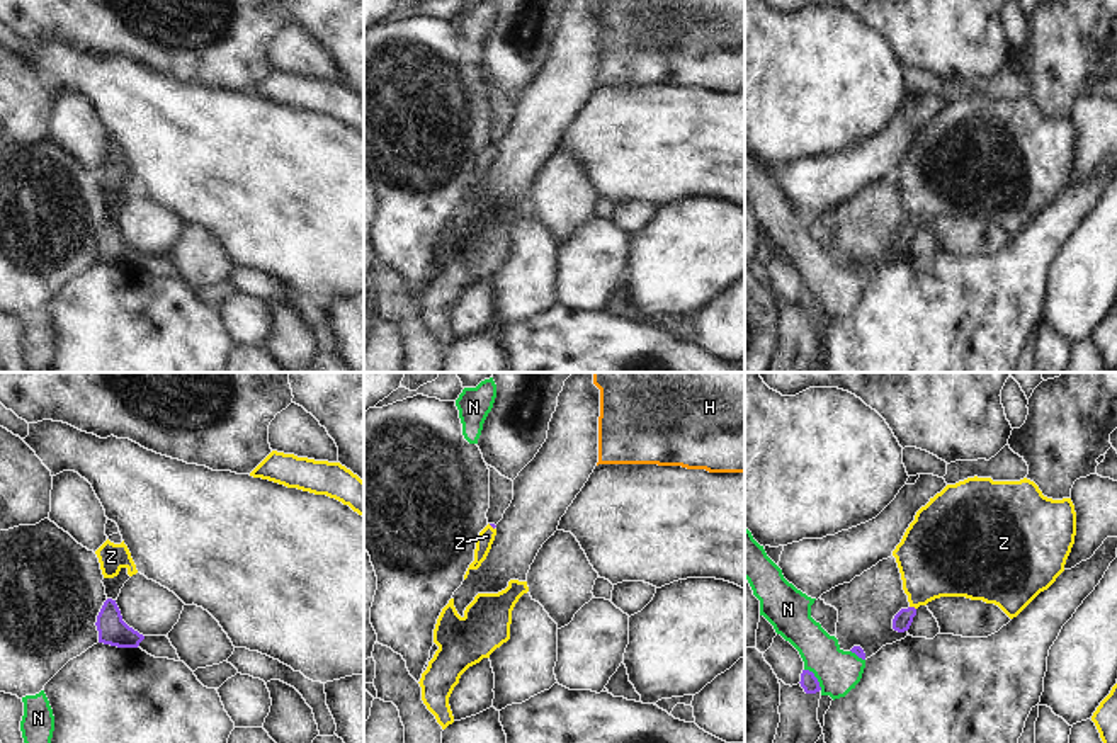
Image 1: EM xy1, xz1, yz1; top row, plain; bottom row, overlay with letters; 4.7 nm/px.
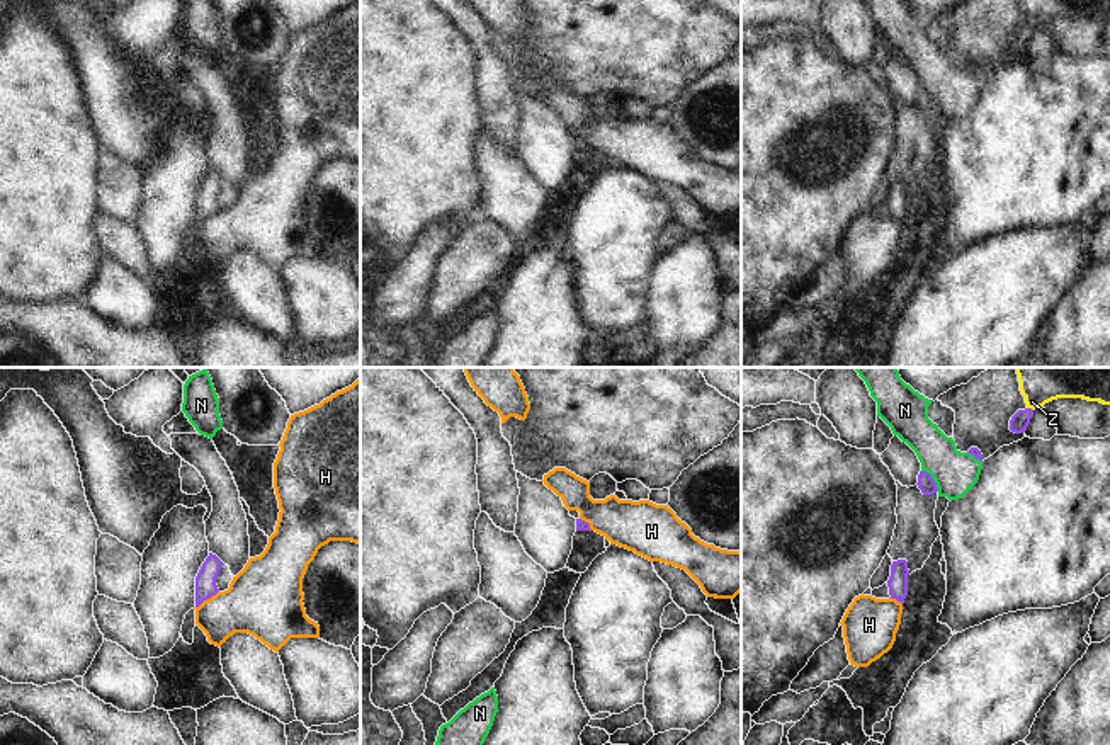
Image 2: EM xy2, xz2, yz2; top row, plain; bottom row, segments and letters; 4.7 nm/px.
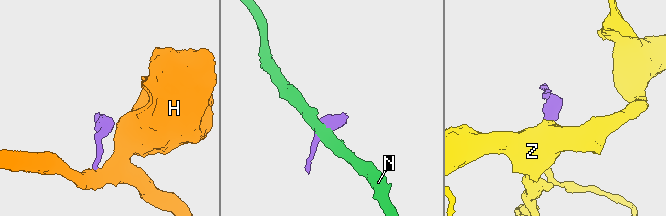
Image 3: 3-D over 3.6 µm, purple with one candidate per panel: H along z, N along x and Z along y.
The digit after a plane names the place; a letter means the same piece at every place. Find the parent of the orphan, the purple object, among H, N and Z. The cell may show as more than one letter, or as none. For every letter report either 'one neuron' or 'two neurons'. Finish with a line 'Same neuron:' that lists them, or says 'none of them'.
H: two neurons
N: two neurons
Z: one neuron
Same neuron: Z

